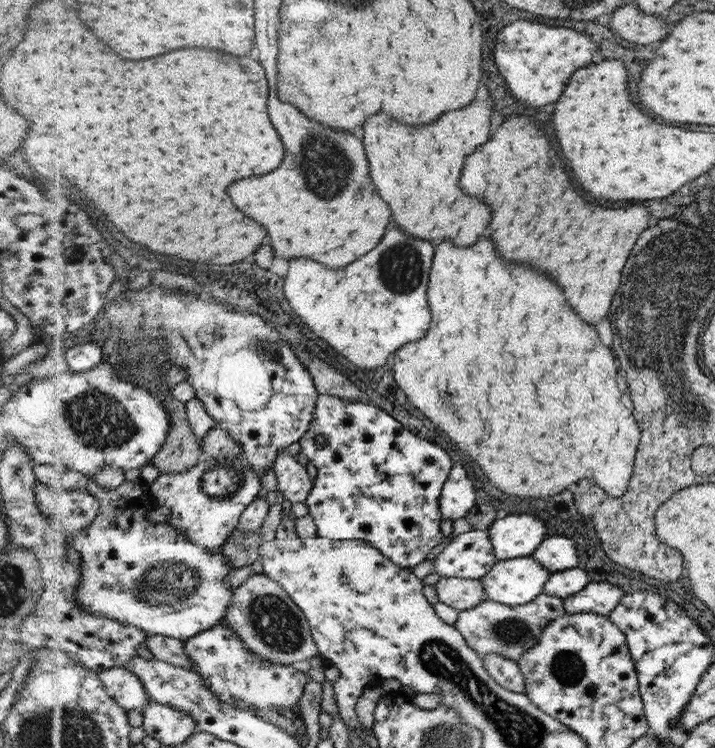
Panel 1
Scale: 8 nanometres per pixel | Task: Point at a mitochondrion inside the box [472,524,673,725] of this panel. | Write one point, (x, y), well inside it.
(566, 668)

